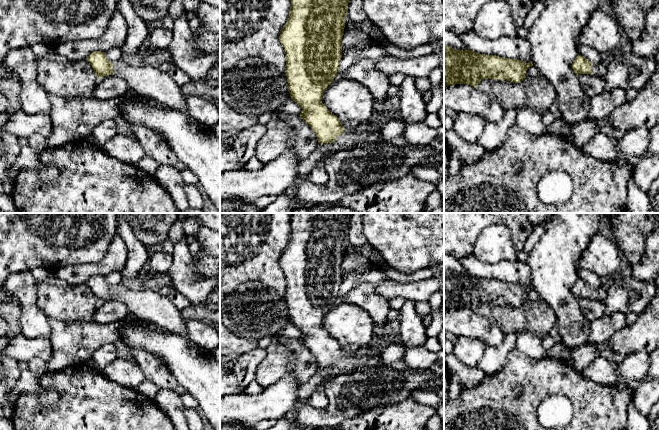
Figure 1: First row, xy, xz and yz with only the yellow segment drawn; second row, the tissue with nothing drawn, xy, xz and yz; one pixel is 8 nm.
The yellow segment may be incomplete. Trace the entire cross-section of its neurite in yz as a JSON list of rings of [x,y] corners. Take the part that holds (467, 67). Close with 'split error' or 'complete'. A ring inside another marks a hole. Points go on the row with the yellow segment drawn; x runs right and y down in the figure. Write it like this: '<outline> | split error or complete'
[[[444,45],[444,87],[467,84],[478,87],[482,79],[506,80],[519,83],[526,78],[525,71],[533,66],[517,59],[480,54],[469,49],[454,50]]] | complete

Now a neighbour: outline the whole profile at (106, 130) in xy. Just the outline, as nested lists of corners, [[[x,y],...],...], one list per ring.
[[[105,120],[98,124],[92,131],[93,136],[99,142],[100,145],[103,145],[108,140],[116,136],[116,124],[114,120]]]

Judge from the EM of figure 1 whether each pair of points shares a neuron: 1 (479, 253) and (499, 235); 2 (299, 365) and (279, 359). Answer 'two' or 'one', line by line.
1: one
2: one

